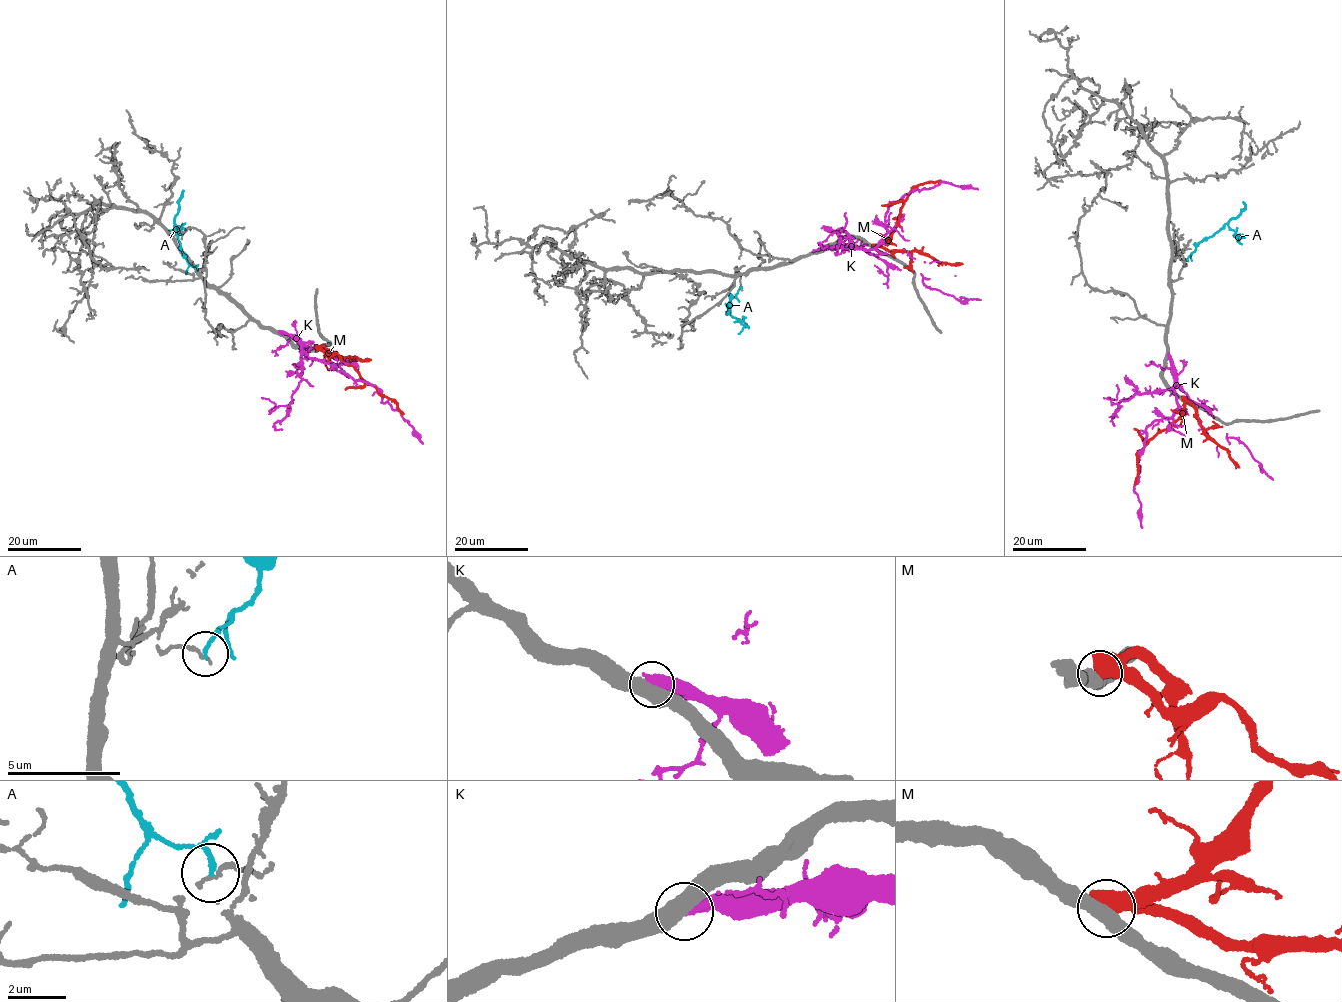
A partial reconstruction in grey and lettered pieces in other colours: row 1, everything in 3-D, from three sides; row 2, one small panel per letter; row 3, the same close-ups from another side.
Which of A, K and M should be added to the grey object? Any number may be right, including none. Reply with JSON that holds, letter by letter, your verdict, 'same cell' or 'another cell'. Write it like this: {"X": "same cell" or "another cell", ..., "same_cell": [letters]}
{"A": "another cell", "K": "another cell", "M": "another cell", "same_cell": []}

